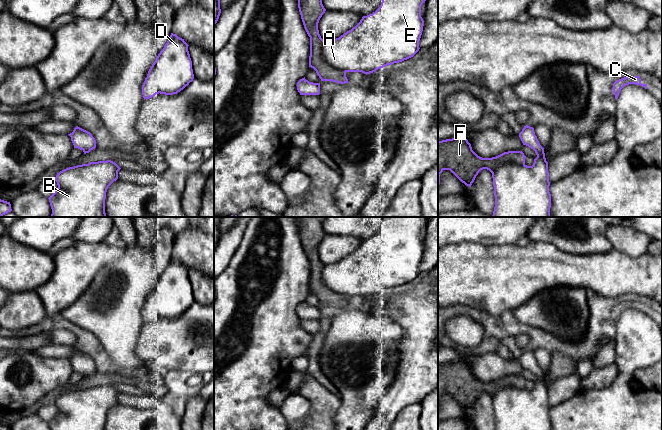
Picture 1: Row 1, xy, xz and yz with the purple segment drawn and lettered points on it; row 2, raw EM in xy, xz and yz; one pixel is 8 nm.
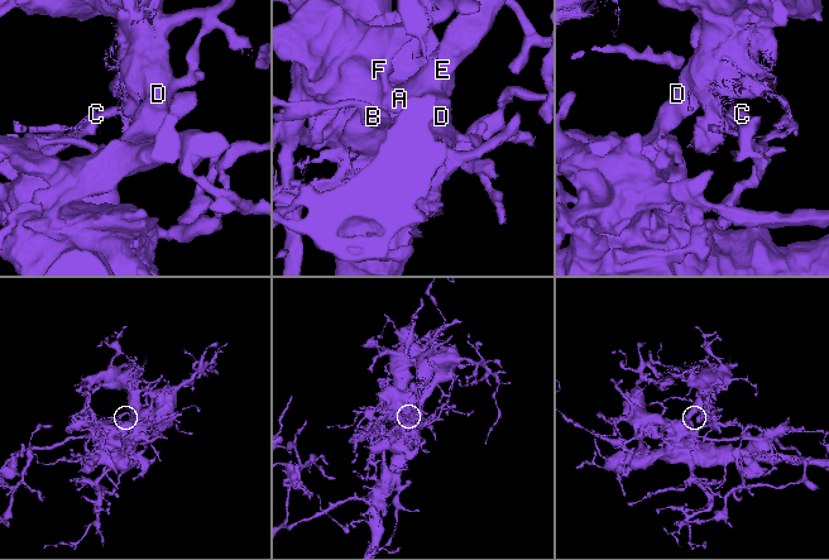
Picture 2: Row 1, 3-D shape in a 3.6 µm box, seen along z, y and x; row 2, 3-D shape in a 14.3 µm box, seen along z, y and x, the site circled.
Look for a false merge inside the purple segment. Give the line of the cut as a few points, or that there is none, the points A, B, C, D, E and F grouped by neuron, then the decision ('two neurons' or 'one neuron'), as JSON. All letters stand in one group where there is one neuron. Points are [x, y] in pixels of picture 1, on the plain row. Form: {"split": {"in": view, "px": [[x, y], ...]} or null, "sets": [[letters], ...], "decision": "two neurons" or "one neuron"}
{"split": {"in": "xz", "px": [[324, 265], [322, 270], [323, 284], [333, 292], [345, 296]]}, "sets": [["A", "B", "C", "D", "E"], ["F"]], "decision": "two neurons"}

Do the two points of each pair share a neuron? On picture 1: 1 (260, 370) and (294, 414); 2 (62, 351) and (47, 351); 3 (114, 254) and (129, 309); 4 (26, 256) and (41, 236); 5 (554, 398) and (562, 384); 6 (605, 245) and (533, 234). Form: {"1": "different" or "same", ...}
{"1": "different", "2": "same", "3": "different", "4": "different", "5": "same", "6": "same"}

